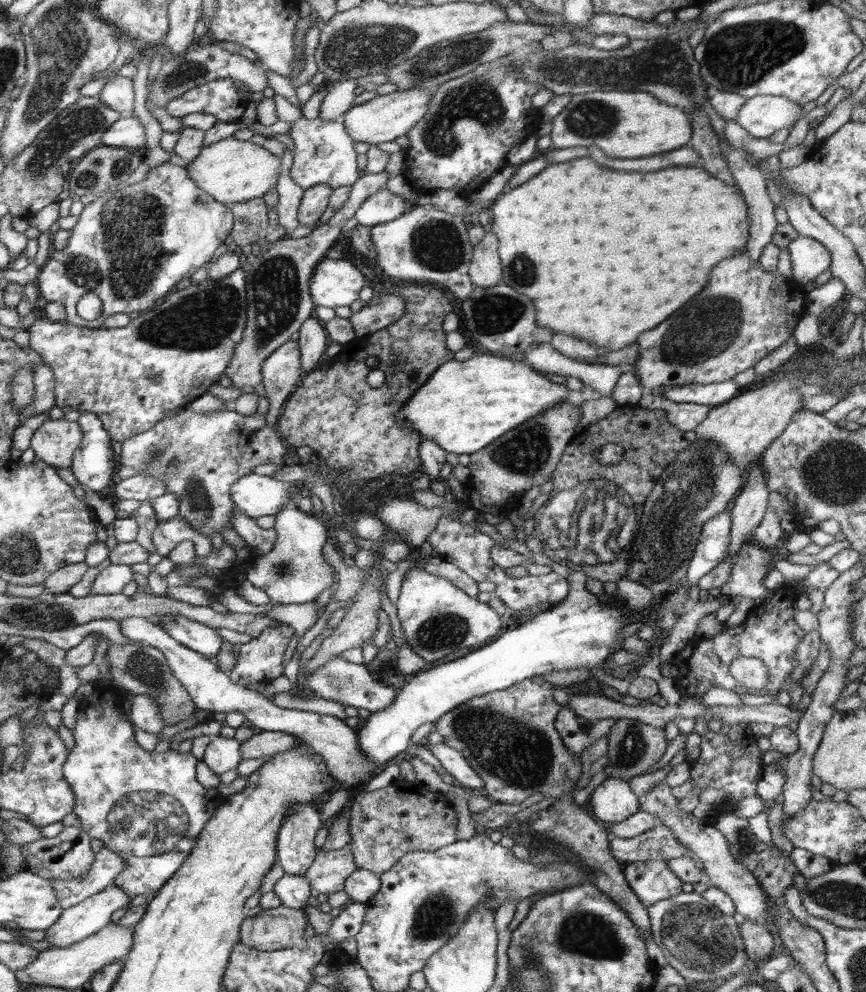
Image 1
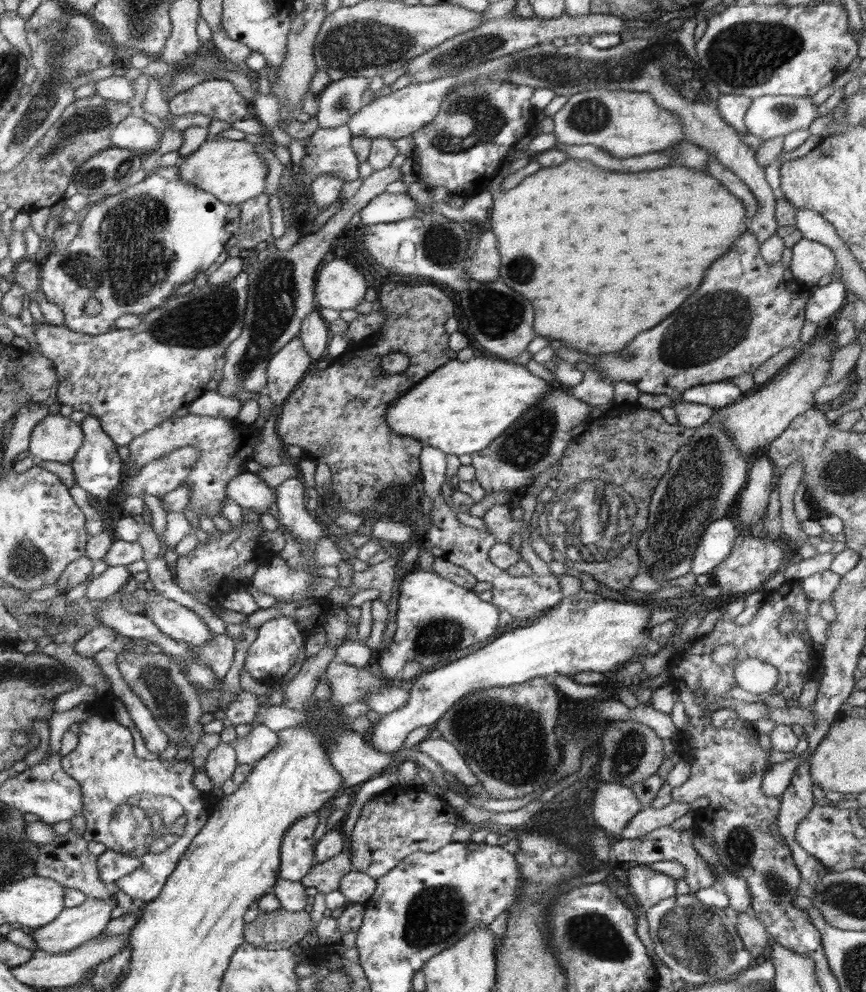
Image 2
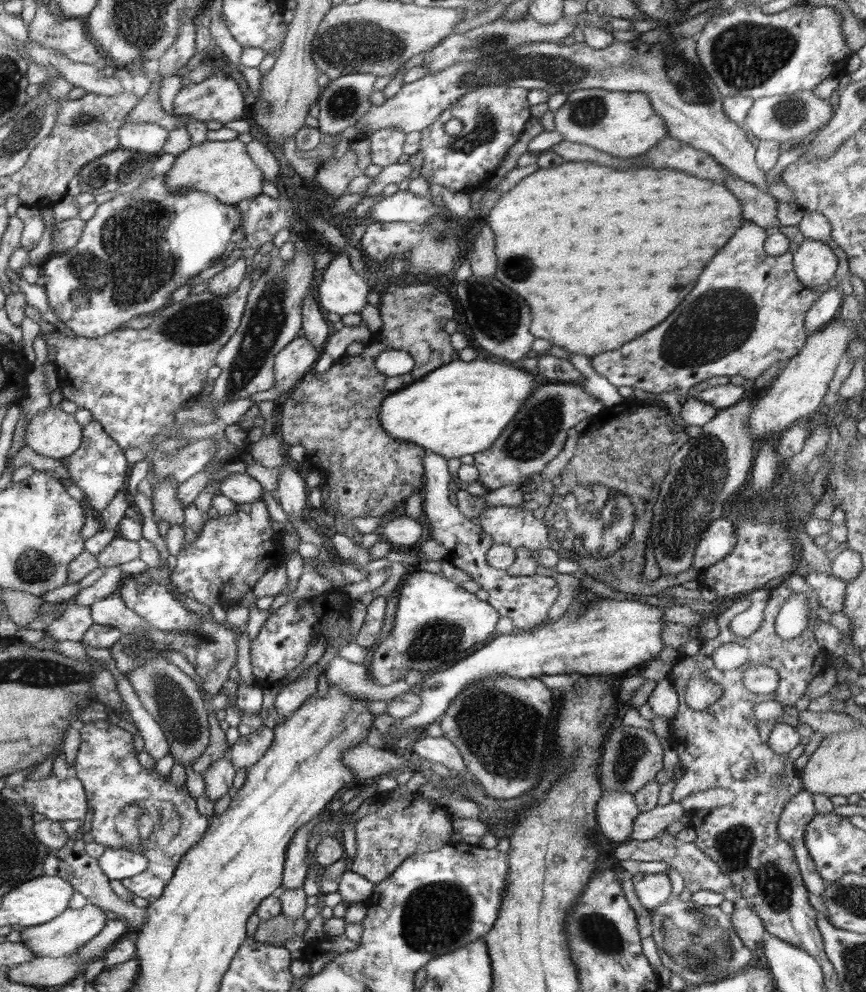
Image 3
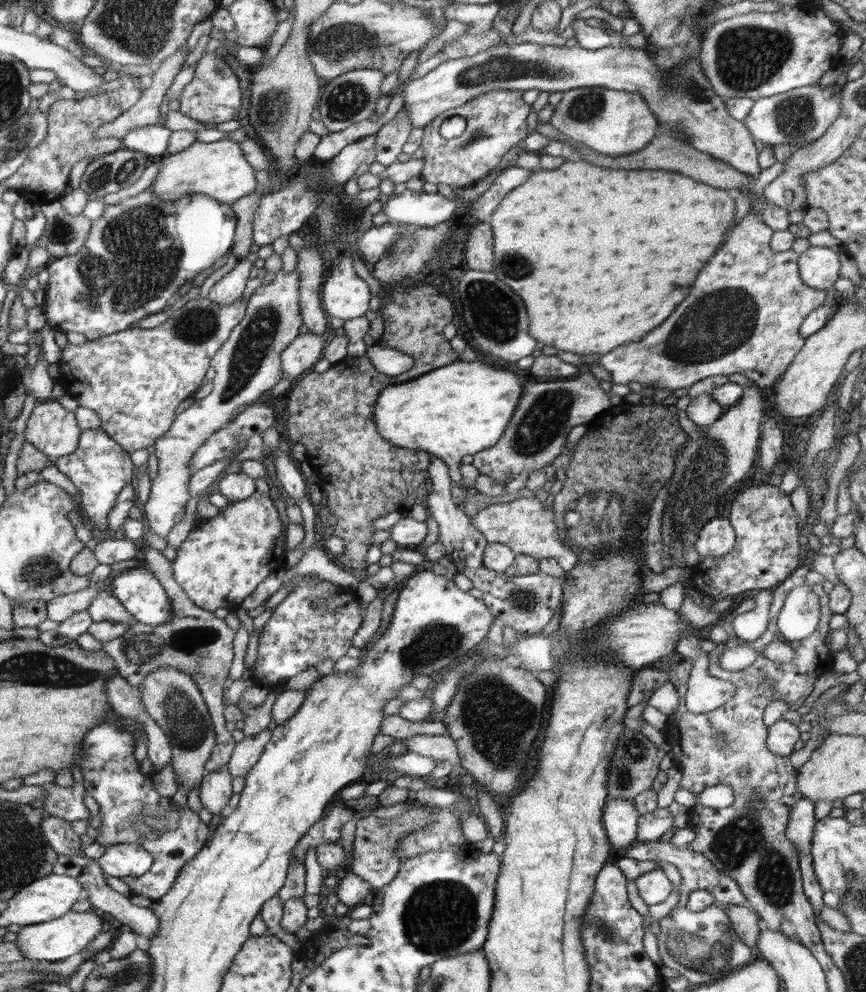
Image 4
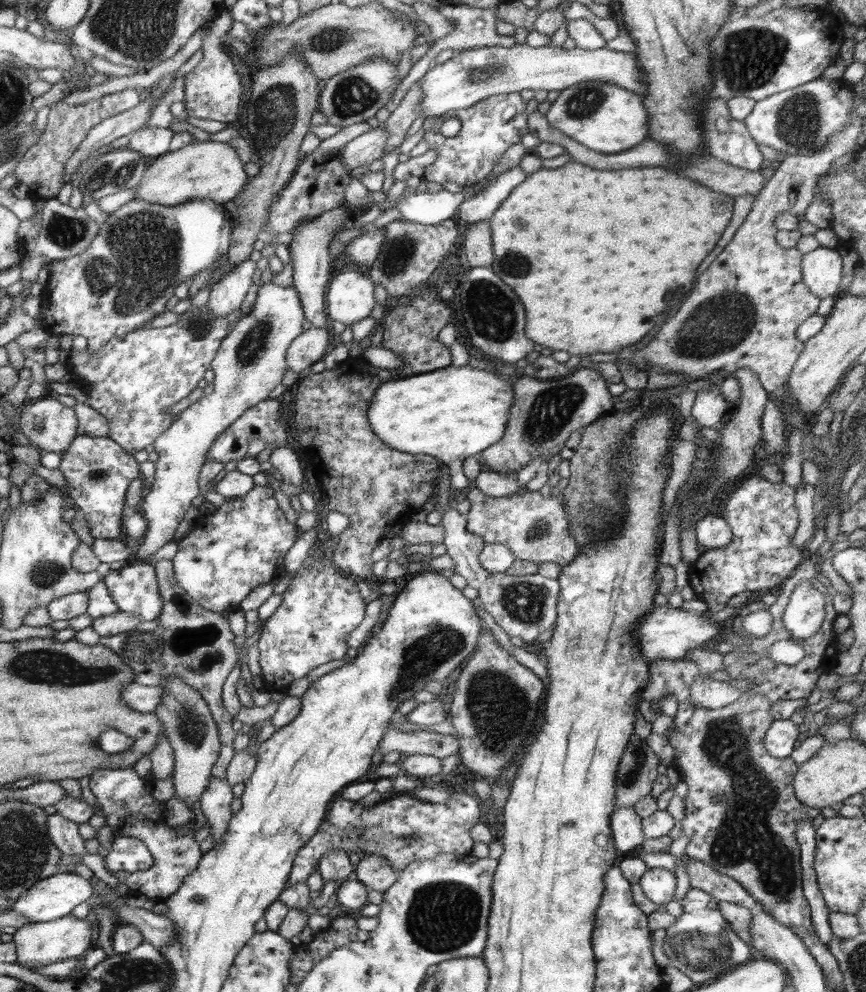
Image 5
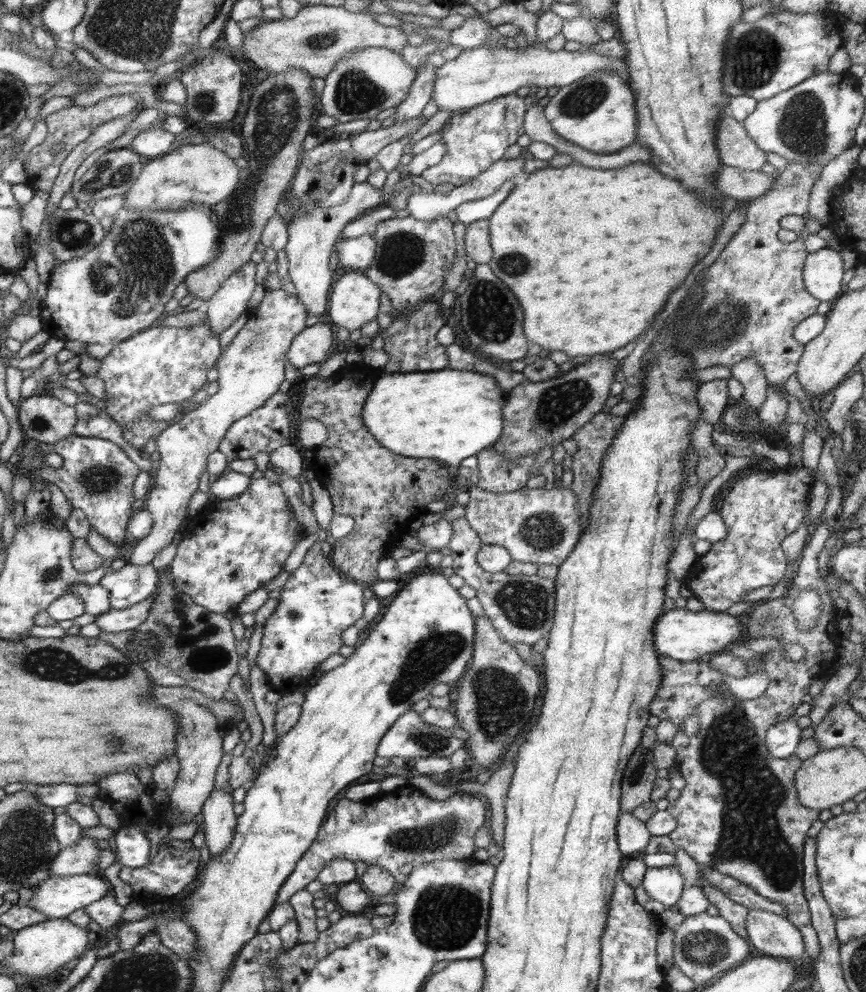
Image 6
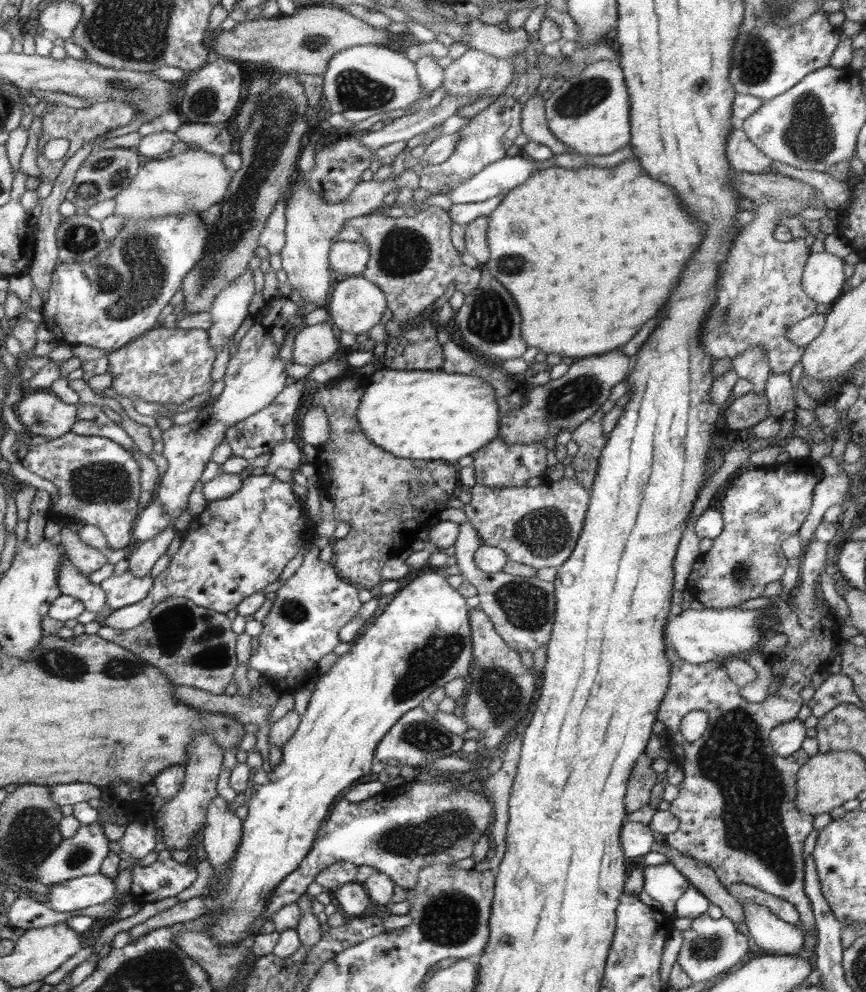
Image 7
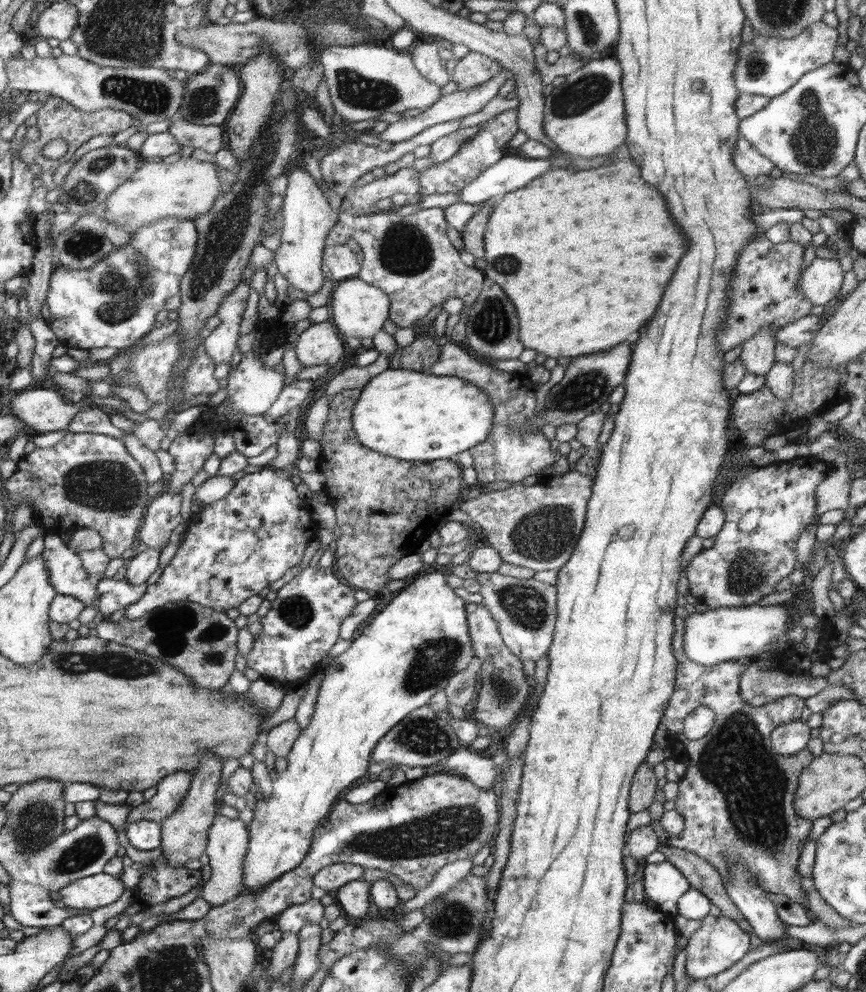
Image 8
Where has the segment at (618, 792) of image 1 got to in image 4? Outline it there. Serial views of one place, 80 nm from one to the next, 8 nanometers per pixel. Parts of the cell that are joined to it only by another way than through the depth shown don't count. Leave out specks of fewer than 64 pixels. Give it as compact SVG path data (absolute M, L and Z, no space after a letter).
M610 799L603 810L603 825L606 829L610 846L622 852L637 840L639 812L628 799Z

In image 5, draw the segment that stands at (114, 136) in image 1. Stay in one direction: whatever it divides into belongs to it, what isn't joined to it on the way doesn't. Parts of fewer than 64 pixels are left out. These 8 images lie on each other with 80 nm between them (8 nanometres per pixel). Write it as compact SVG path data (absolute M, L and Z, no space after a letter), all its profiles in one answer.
M142 127L130 134L126 148L139 152L144 156L157 156L166 154L174 133L170 127Z

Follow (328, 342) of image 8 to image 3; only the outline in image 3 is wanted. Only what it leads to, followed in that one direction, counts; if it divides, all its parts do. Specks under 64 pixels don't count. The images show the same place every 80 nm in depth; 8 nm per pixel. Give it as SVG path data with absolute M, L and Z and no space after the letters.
M300 337L284 347L275 358L275 385L281 395L276 402L285 403L290 390L316 365L321 353L311 342Z

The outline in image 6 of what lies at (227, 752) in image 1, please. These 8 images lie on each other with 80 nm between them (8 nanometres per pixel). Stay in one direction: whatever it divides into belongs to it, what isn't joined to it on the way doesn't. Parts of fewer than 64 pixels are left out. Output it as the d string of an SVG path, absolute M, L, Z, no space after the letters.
M214 788L203 805L205 844L211 857L216 857L230 847L237 825L232 794Z

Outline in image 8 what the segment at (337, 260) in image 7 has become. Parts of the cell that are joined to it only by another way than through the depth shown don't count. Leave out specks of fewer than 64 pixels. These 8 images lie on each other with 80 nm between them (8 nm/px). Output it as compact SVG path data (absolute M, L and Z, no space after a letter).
M348 244L327 245L322 256L322 273L326 280L333 283L340 283L354 279L362 270L362 263L359 263L361 252L354 252Z

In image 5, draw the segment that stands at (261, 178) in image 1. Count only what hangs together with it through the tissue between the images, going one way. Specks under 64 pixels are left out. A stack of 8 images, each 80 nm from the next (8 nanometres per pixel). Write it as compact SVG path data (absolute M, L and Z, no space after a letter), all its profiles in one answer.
M196 141L177 151L168 151L157 156L145 168L137 185L136 200L146 200L150 204L178 206L190 200L208 198L224 204L235 198L250 183L234 145L227 142Z

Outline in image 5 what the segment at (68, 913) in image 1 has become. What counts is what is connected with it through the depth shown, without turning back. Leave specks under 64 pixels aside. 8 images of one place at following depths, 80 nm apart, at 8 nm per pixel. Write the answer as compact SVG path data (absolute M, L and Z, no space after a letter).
M74 915L65 916L63 919L50 922L28 922L13 934L12 942L17 952L16 962L26 968L40 968L54 962L80 957L90 946L92 928L86 919L77 919Z

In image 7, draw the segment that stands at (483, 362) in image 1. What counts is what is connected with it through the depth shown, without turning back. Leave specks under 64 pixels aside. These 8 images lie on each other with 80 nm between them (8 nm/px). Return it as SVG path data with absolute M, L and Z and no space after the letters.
M381 368L365 383L366 391L357 417L372 444L400 458L446 461L457 464L460 457L480 450L499 434L500 409L495 390L478 377L444 371L412 371Z

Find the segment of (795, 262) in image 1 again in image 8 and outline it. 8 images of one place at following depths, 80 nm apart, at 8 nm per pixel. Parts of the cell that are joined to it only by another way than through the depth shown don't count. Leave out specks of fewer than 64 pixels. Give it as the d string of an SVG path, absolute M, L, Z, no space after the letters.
M815 258L800 280L802 295L817 307L829 307L839 296L844 273L840 260Z

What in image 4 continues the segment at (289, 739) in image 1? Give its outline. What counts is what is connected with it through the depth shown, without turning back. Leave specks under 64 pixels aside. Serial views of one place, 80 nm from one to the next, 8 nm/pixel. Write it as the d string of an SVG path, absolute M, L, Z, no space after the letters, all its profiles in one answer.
M264 730L260 735L245 737L242 742L236 743L235 751L228 766L228 773L233 778L246 777L249 770L252 769L260 759L264 746L270 742L272 732Z

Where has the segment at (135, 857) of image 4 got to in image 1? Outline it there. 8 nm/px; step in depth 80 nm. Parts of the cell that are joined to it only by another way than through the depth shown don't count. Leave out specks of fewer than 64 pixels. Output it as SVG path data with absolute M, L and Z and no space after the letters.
M106 847L94 854L94 863L88 873L73 878L50 878L58 903L63 910L75 907L88 897L98 894L115 884L115 879L127 868L127 862Z

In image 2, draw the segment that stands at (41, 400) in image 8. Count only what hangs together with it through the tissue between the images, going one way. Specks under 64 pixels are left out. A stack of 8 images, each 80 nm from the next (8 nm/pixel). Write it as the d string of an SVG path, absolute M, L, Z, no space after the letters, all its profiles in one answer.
M60 413L40 419L29 440L28 451L38 460L51 460L70 464L83 446L83 429L80 423Z

